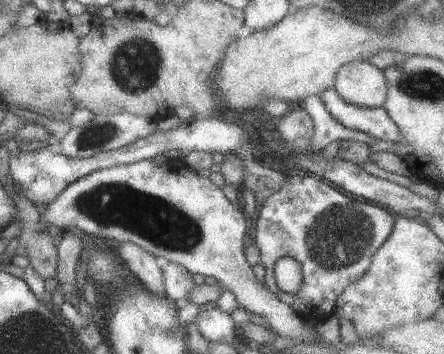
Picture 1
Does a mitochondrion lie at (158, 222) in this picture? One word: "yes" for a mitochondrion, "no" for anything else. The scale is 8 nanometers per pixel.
yes

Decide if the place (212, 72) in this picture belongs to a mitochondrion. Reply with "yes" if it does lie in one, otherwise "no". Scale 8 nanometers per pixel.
no

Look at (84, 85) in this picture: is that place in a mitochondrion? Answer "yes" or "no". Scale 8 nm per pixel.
no

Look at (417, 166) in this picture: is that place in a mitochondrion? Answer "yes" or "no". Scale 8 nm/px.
no

